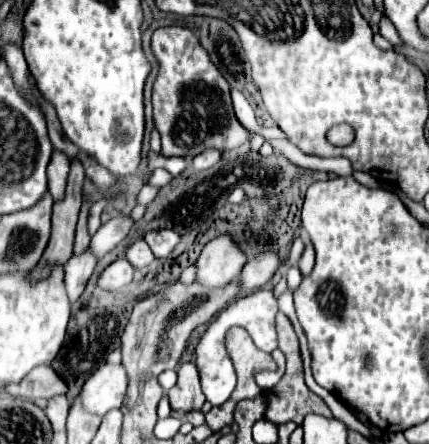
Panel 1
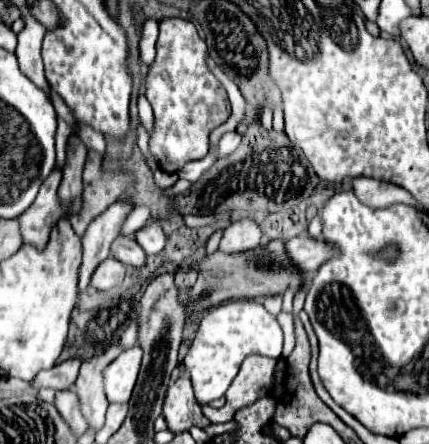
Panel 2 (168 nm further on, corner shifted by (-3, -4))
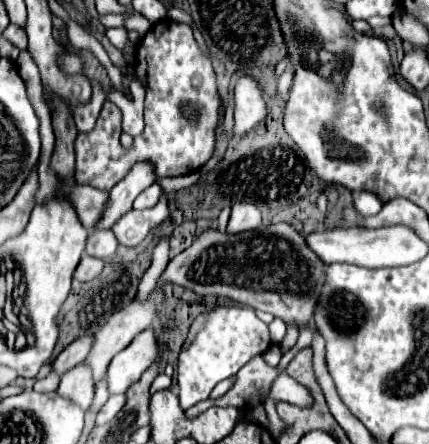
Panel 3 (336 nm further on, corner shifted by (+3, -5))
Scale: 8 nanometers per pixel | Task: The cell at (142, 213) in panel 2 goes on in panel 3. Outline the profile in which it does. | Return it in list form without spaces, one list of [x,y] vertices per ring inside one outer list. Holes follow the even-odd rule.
[[[158,183],[150,185],[146,191],[142,191],[142,195],[140,195],[140,197],[136,197],[136,201],[134,201],[134,209],[154,207],[154,205],[158,203],[158,199],[160,199],[160,195],[162,195],[162,193],[164,193],[164,191],[162,191],[162,187],[160,187]]]

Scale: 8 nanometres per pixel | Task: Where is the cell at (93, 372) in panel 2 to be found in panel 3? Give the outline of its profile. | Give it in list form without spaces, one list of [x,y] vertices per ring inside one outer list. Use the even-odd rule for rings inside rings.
[[[156,285],[156,287],[152,289],[152,293],[150,293],[144,301],[140,301],[138,297],[134,297],[132,303],[128,303],[128,305],[122,307],[122,309],[118,309],[118,311],[106,321],[106,325],[96,333],[94,347],[92,347],[90,355],[86,357],[86,361],[90,363],[90,367],[92,367],[92,371],[94,371],[94,381],[100,381],[100,379],[102,379],[102,375],[106,373],[108,363],[112,361],[112,357],[114,357],[118,351],[122,351],[124,347],[128,347],[130,341],[132,341],[140,331],[144,331],[144,329],[148,329],[148,327],[154,325],[154,321],[156,321],[156,317],[158,317],[158,311],[160,311],[160,307],[162,307],[162,301],[164,301],[164,289]]]

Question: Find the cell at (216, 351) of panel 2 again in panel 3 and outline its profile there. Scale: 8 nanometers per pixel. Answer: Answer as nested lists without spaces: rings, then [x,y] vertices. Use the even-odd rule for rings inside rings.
[[[218,307],[208,311],[206,327],[196,335],[194,343],[178,357],[178,399],[186,411],[210,397],[216,383],[232,377],[252,357],[262,355],[270,347],[268,325],[262,323],[252,307]]]

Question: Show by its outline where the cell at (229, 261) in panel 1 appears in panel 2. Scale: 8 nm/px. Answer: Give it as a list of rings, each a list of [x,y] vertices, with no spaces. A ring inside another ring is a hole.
[[[242,218],[224,230],[224,236],[220,240],[220,250],[226,254],[254,250],[254,246],[260,246],[260,238],[262,232],[258,224],[250,218]]]

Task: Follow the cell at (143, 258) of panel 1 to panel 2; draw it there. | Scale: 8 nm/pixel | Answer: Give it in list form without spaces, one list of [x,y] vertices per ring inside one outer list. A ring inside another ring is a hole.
[[[120,236],[114,240],[112,256],[126,266],[138,266],[140,268],[146,264],[146,252],[138,246],[138,242],[134,238],[126,238],[126,236]]]

